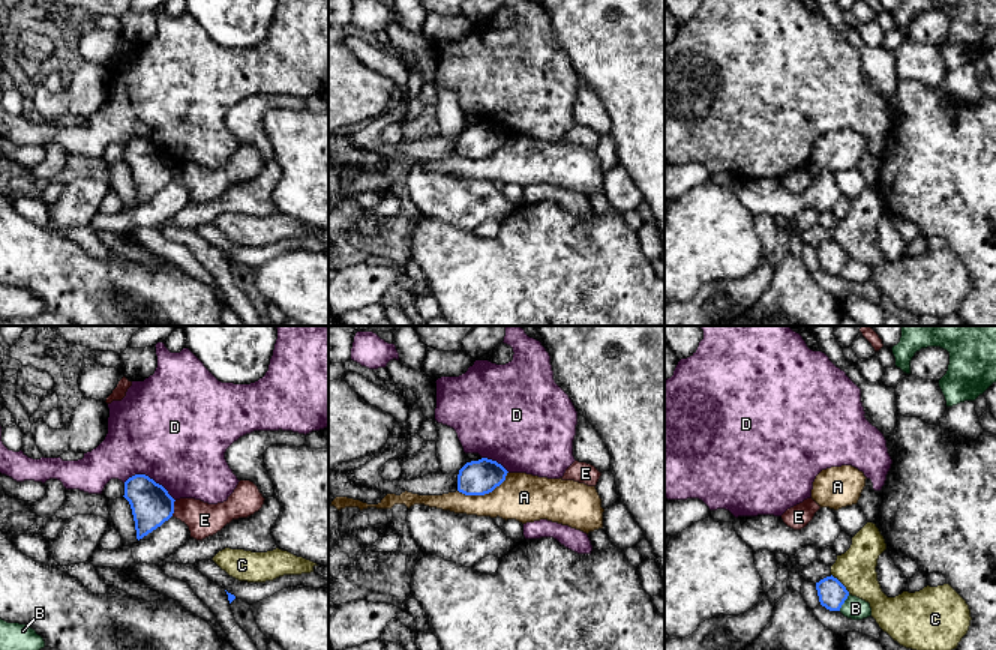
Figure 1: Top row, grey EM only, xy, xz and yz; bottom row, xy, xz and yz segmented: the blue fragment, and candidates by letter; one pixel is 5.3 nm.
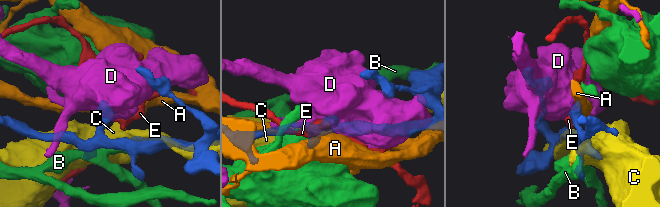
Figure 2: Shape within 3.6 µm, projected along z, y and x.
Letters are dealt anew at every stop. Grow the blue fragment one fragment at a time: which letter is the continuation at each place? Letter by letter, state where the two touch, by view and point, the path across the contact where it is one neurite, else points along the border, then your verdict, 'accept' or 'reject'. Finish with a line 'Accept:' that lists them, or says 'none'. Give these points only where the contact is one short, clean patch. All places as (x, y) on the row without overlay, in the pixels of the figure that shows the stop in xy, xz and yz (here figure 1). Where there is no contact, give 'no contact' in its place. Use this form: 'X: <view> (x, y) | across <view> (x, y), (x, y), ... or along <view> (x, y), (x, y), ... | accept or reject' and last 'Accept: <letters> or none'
A: xz (485, 156) | reject
B: yz (843, 266) | reject
C: yz (842, 248) | reject
D: xy (149, 141) | reject
E: xy (173, 171) | along xy (176, 164), (171, 179) | reject
Accept: none

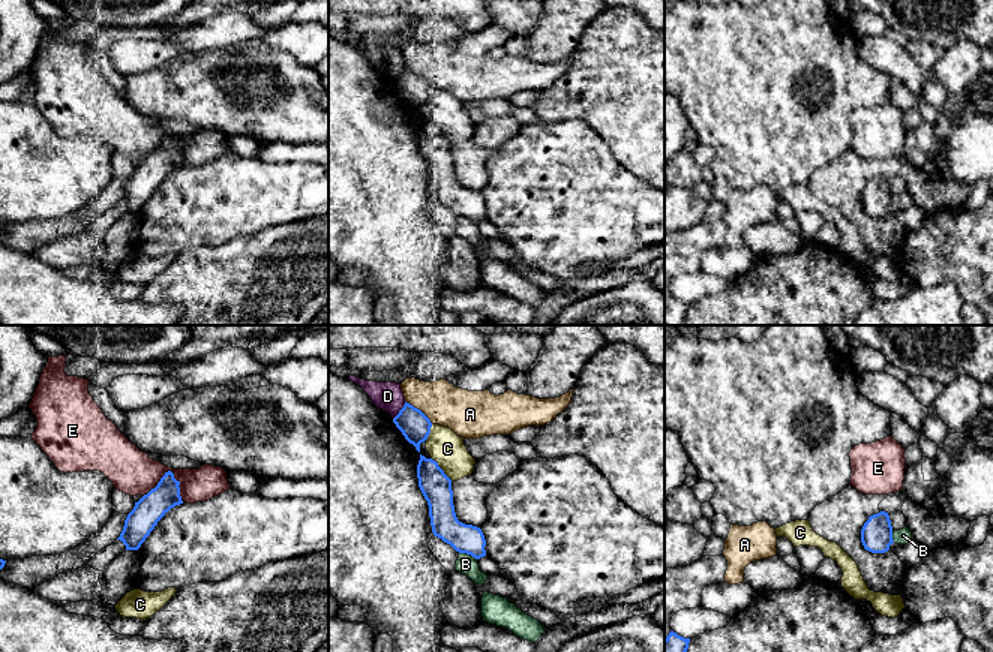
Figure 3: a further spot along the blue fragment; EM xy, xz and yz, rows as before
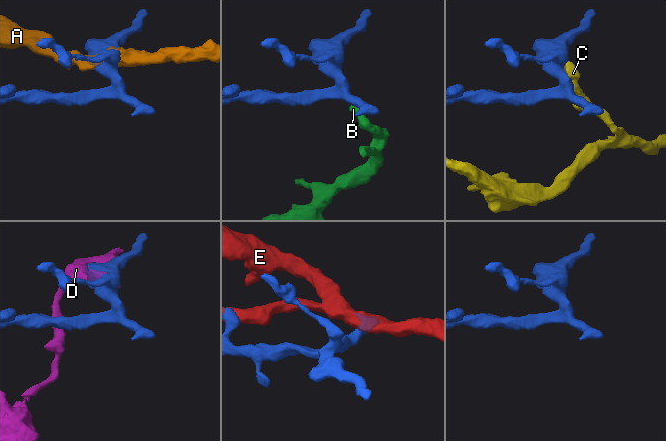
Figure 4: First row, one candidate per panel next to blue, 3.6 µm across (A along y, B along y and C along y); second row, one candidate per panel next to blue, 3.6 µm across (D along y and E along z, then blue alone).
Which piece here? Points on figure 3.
A: xz (419, 74) | reject
B: xz (468, 218) | along xz (459, 216), (470, 218), (476, 224) | reject
C: xz (441, 134) | reject
D: xz (399, 75) | reject
E: xy (171, 137) | reject
Accept: none

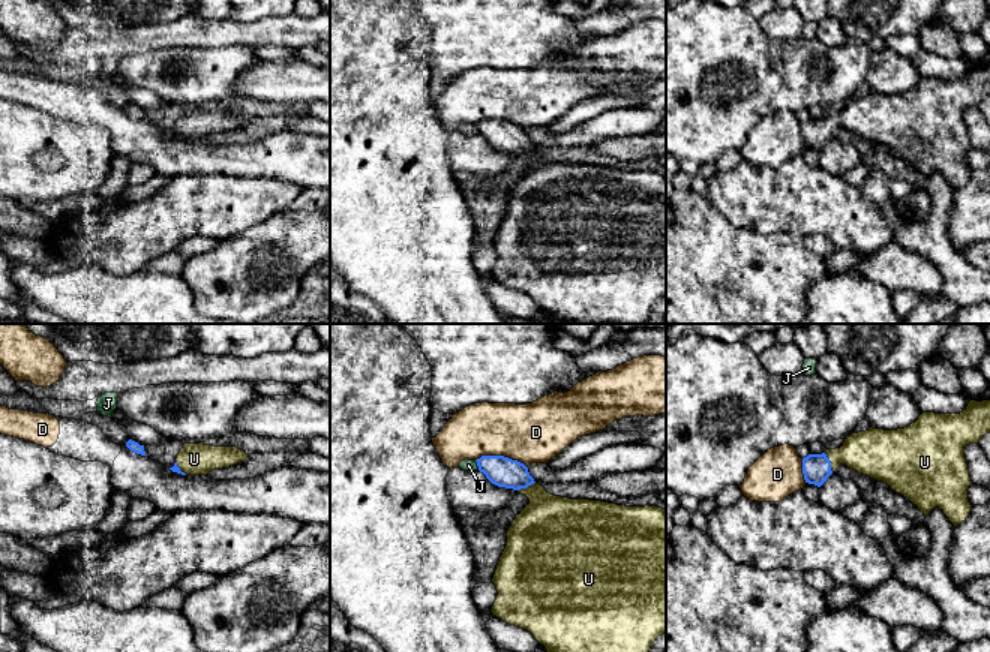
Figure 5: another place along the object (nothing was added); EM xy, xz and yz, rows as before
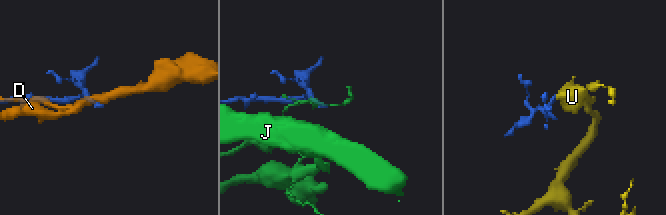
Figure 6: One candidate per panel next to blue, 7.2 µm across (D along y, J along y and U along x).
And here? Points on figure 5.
D: xz (501, 120) | reject
J: xz (477, 129) | reject
U: yz (830, 126) | across yz (816, 132), (830, 126), (851, 117), (875, 117) | accept
Accept: U

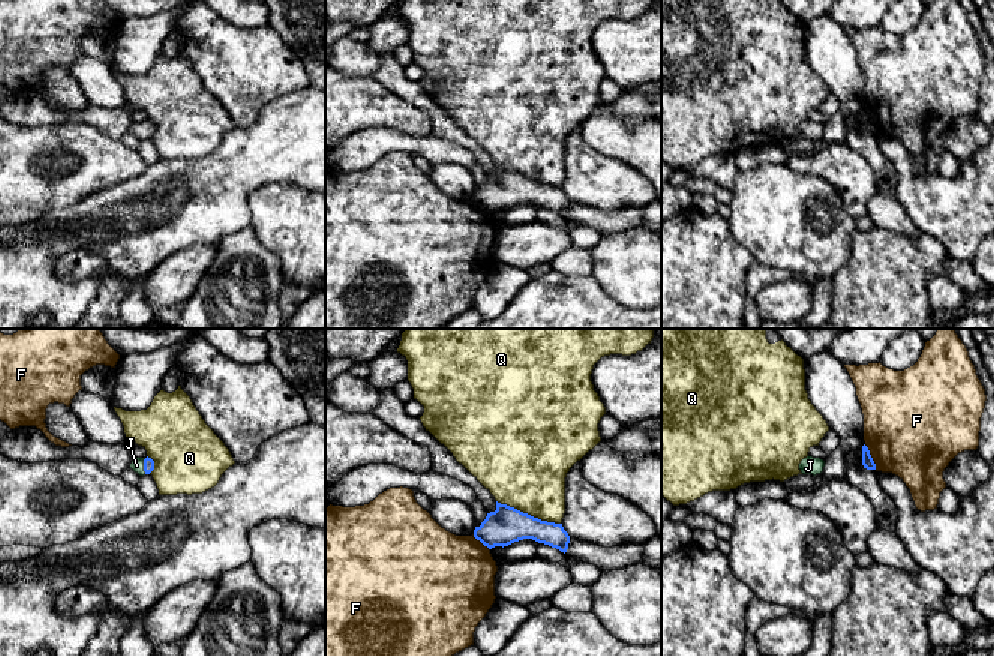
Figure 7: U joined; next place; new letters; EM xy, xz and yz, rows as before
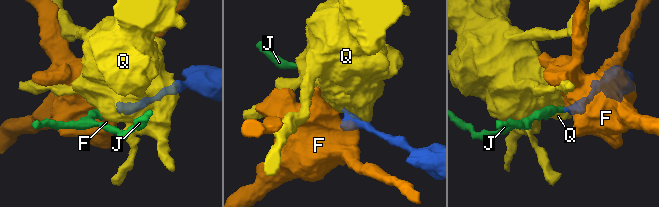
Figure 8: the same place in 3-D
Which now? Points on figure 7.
F: yz (870, 120) | reject
J: xy (144, 129) | across xy (149, 128), (144, 129), (137, 129) | accept
Q: xz (526, 177) | reject
Accept: J

